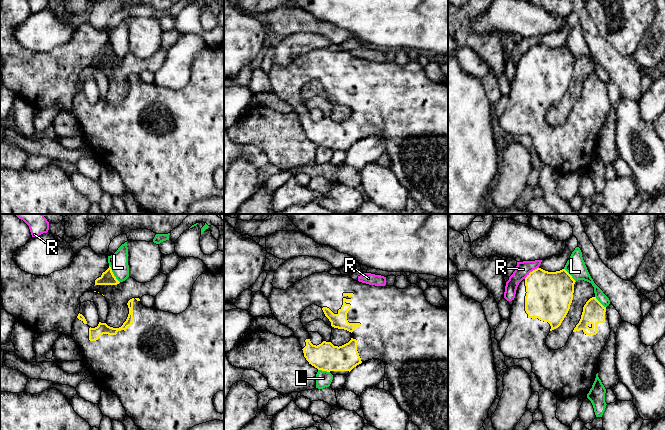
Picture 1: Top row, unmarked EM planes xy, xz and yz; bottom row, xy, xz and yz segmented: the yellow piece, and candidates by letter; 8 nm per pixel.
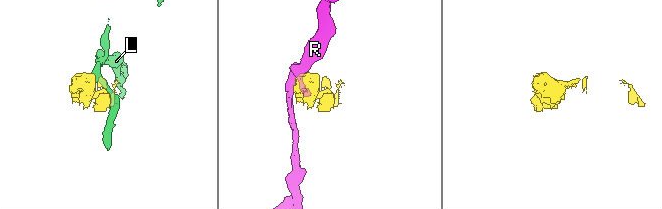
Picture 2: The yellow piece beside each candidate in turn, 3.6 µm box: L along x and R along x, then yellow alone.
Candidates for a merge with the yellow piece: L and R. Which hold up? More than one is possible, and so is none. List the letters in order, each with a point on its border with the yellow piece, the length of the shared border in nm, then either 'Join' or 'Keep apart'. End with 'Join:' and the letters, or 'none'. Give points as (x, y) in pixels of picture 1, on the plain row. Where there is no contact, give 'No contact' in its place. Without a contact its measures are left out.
L: Touches yellow at xy (113, 50). Shared border 170 nm. Keep apart
R: Touches yellow at yz (532, 47). Shared border 150 nm. Keep apart
Join: none

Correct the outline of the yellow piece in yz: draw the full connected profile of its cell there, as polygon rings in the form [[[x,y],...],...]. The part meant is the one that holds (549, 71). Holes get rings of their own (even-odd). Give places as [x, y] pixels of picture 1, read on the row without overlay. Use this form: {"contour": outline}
{"contour": [[[537,44],[530,48],[517,63],[508,95],[509,102],[499,118],[504,132],[529,135],[532,148],[540,160],[554,169],[557,176],[587,172],[596,154],[600,130],[611,109],[606,83],[592,73],[584,81],[581,95],[566,121],[558,126],[551,126],[546,121],[548,110],[561,101],[570,85],[575,58],[565,45],[548,48]]]}

